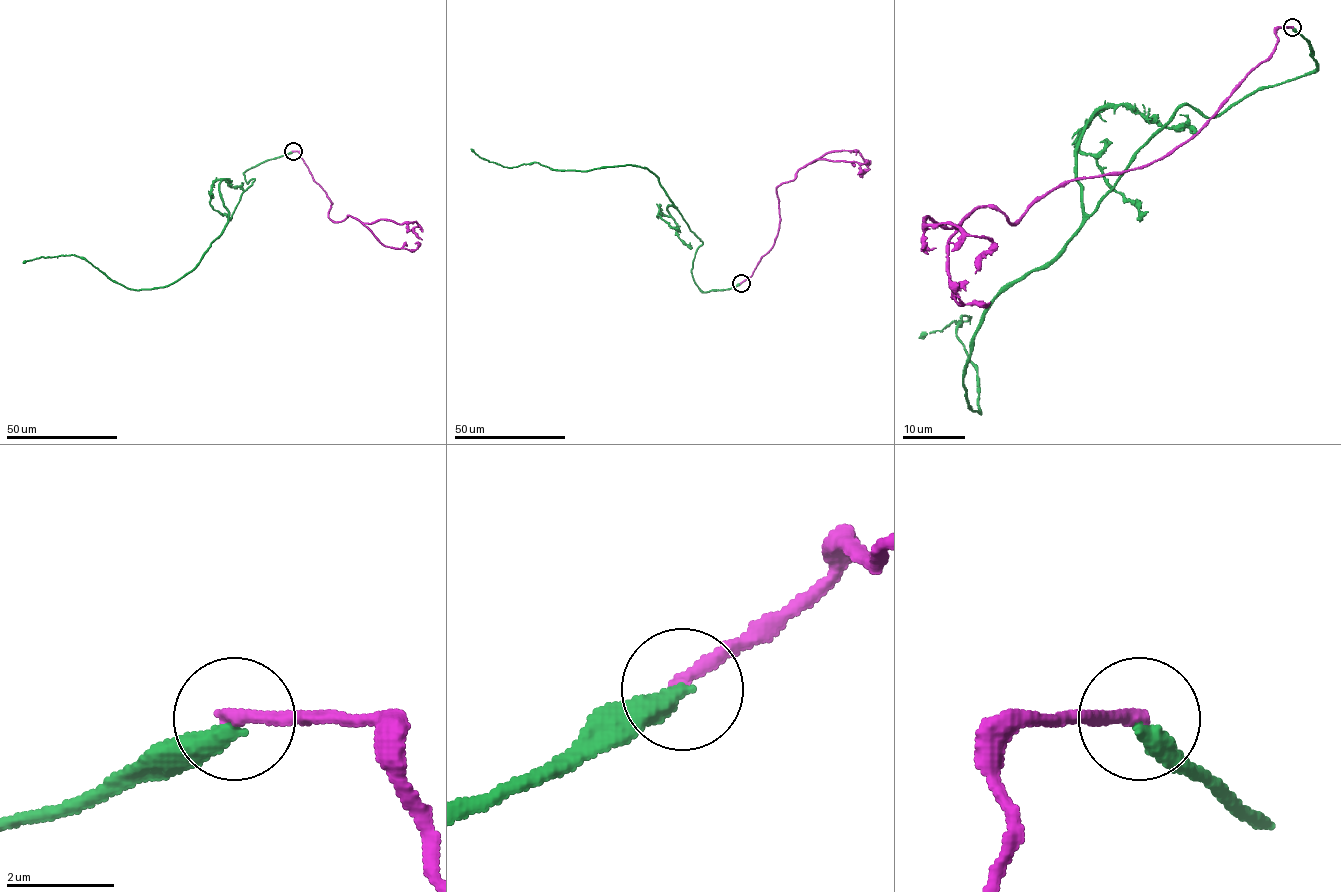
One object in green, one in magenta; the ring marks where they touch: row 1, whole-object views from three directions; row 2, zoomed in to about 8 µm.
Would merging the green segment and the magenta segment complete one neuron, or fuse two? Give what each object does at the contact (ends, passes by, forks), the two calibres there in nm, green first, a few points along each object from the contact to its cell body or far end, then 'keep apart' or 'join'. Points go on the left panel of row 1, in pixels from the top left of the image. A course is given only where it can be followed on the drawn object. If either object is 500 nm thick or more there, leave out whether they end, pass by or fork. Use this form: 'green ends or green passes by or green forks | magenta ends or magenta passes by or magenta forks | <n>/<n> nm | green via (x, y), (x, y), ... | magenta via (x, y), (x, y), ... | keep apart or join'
green ends | magenta ends | 360/280 nm | green via (293, 151), (244, 173), (254, 180), (224, 230), (165, 286), (132, 290), (74, 255), (22, 262) | magenta via (293, 151), (331, 201), (331, 220), (416, 221), (413, 231), (422, 239) | keep apart

